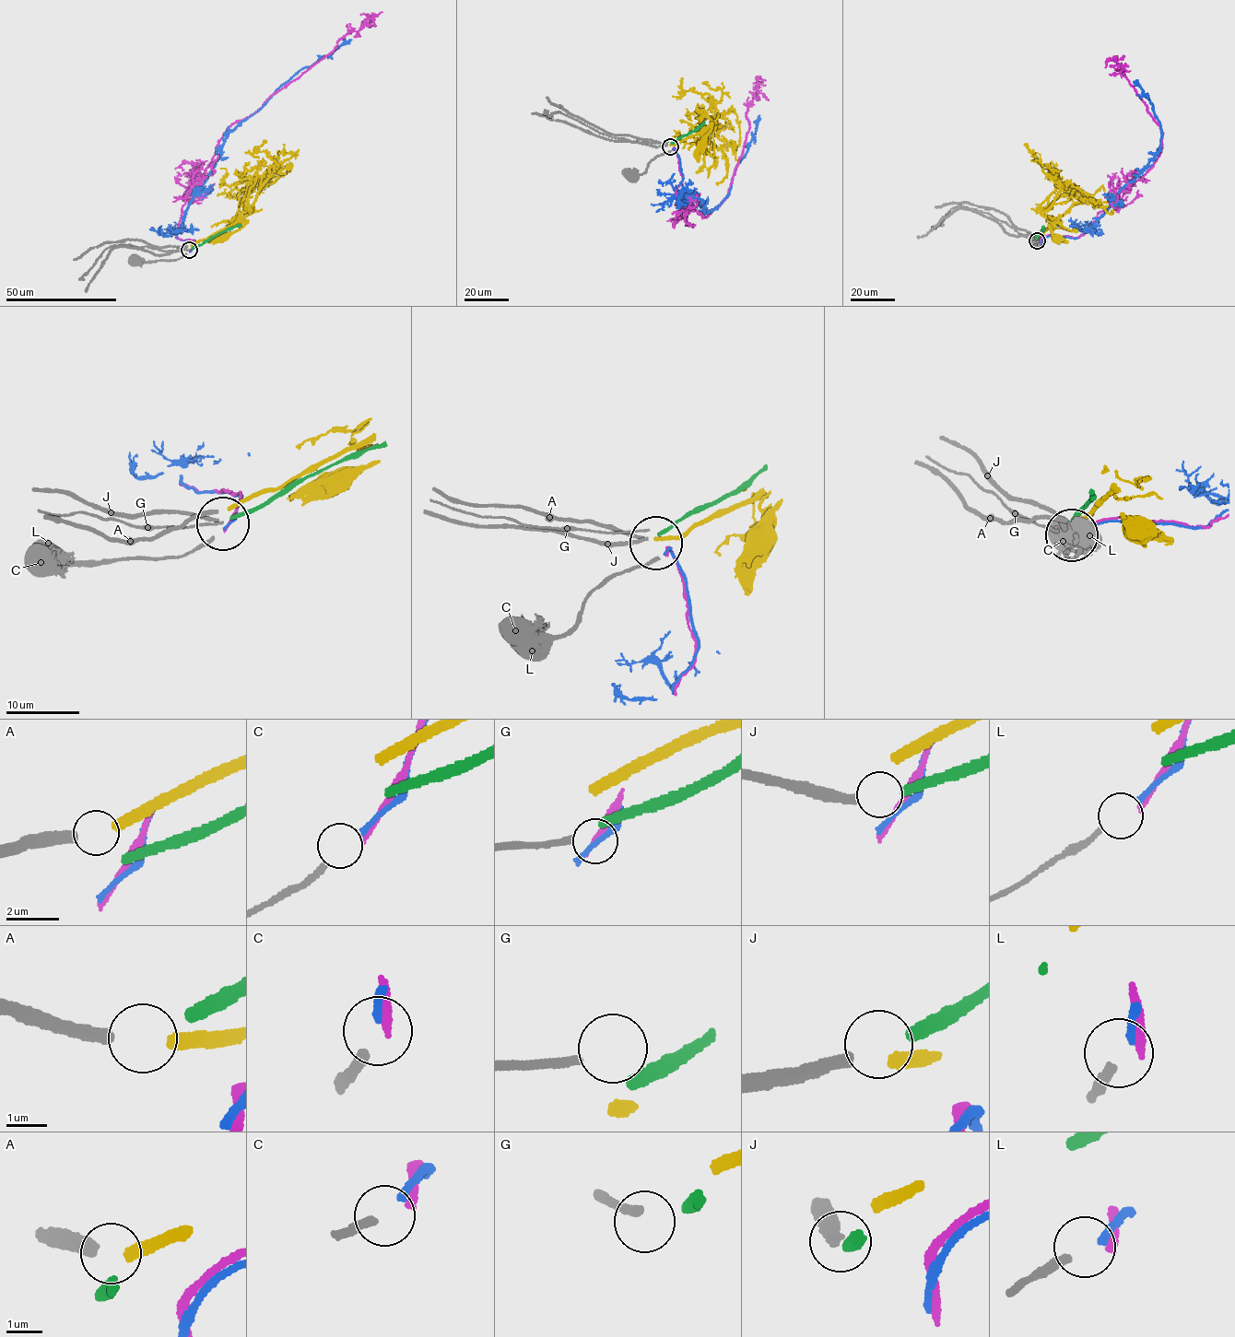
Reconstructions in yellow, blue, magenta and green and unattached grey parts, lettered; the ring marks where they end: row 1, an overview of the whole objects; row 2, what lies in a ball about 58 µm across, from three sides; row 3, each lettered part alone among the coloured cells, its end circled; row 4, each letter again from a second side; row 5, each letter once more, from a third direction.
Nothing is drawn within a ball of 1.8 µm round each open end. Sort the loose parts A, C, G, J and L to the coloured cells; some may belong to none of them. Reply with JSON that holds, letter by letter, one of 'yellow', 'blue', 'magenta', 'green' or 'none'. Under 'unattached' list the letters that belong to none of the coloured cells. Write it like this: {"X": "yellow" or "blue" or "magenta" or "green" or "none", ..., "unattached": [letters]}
{"A": "yellow", "C": "blue", "G": "none", "J": "green", "L": "none", "unattached": ["G", "L"]}

